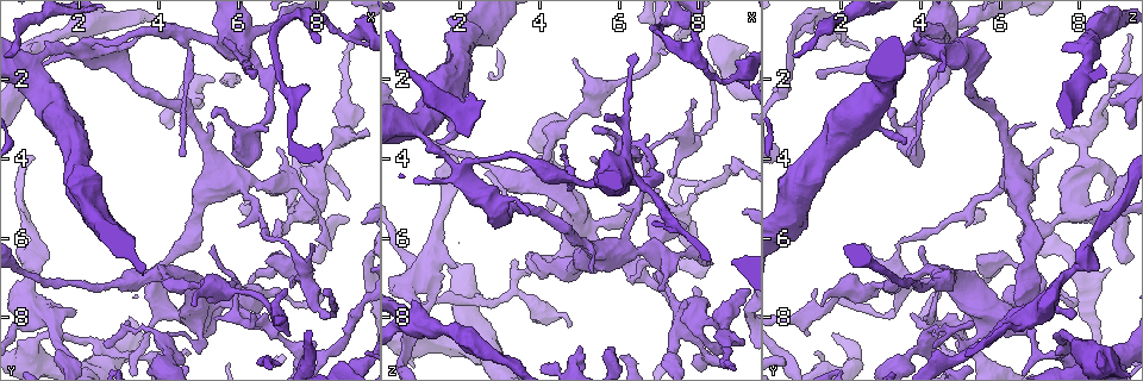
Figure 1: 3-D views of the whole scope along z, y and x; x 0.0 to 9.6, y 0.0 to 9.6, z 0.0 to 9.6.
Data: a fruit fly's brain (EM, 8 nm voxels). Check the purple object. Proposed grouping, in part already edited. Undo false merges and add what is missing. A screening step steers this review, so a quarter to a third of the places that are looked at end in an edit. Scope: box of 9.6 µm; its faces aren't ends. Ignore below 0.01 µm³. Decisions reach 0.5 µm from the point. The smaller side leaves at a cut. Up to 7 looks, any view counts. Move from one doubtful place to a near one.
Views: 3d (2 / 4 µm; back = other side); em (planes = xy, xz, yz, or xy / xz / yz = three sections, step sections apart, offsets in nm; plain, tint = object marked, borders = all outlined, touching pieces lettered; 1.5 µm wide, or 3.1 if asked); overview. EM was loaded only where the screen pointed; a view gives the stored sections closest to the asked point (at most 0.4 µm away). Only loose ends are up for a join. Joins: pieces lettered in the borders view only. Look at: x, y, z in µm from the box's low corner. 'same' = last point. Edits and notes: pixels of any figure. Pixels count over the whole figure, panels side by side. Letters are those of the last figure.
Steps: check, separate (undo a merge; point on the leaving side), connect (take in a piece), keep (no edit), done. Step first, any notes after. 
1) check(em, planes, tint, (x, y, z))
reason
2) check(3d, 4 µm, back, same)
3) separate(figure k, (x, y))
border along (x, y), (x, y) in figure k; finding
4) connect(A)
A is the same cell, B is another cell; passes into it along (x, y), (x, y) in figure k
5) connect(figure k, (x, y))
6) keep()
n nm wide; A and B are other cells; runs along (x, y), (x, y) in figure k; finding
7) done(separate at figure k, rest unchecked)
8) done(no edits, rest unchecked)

check(3d, 4 µm, (7.75, 7.05, 3.60))

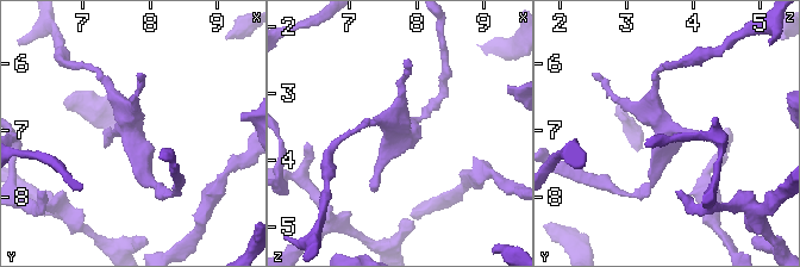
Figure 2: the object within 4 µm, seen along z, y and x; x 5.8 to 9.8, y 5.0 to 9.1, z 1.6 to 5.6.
check(em, xz, step 8, tint, (7.70, 7.05, 3.60))

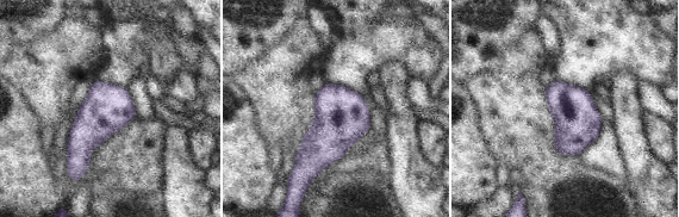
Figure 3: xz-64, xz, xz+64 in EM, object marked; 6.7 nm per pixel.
check(em, planes, borders, same)

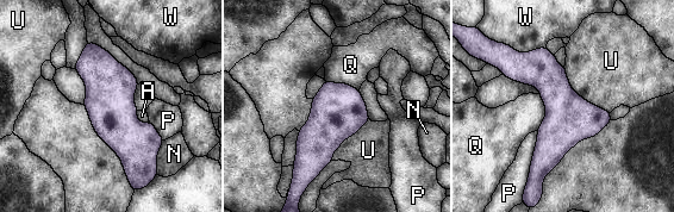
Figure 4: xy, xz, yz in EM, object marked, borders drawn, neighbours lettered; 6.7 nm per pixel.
keep()
U touches over 440 nm; A, N, P, Q, U and W are other cells; runs along (89, 45), (136, 173) in figure 4; all the same neuron

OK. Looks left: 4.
check(3d, 4 µm, (4.05, 8.55, 4.25))
abrupt turn

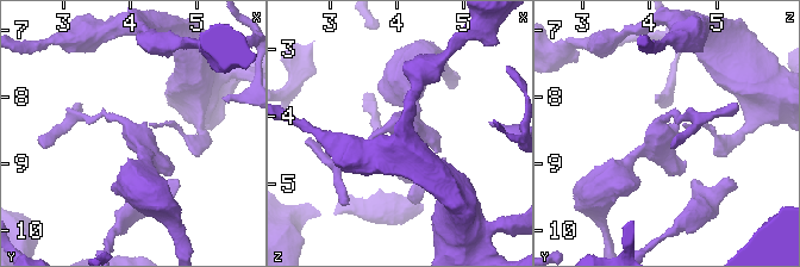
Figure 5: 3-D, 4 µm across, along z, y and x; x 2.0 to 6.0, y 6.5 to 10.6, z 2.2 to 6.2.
check(em, xy, step 4, tint, (4.10, 8.55, 4.15))
4 arms; now the EM

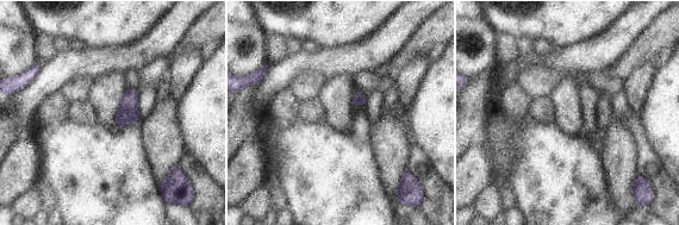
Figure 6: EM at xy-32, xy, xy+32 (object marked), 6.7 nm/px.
check(em, planes, borders, same)

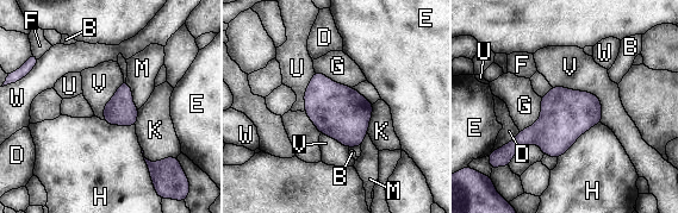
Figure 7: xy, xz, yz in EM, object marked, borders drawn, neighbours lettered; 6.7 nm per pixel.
keep()
340 nm wide; B, D, E, F, G, H, K, M, U, V and W are other cells; border along (552, 86), (593, 93), (602, 120) in figure 7; one neuron here

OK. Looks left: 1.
done(no edits, rest unchecked)

